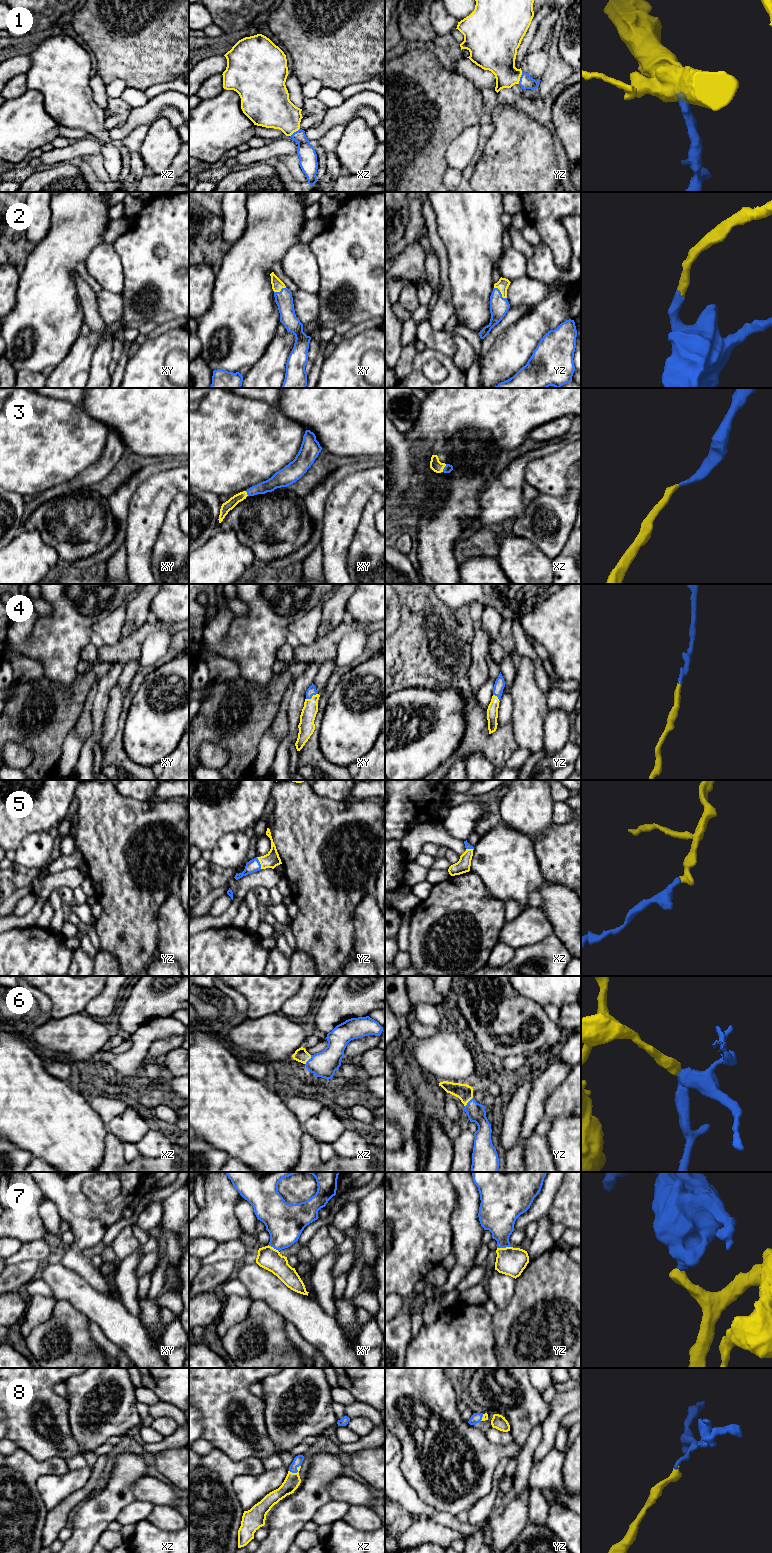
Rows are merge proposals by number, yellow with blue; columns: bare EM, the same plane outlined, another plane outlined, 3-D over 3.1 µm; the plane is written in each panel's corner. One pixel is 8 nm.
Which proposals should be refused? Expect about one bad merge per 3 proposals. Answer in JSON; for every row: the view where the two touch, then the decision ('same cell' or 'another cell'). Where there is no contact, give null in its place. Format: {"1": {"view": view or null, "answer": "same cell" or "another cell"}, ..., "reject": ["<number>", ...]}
{"1": {"view": "yz", "answer": "same cell"}, "2": {"view": "yz", "answer": "same cell"}, "3": {"view": "xz", "answer": "same cell"}, "4": {"view": "xy", "answer": "same cell"}, "5": {"view": "yz", "answer": "same cell"}, "6": {"view": "yz", "answer": "same cell"}, "7": {"view": "yz", "answer": "same cell"}, "8": {"view": "xz", "answer": "same cell"}, "reject": []}

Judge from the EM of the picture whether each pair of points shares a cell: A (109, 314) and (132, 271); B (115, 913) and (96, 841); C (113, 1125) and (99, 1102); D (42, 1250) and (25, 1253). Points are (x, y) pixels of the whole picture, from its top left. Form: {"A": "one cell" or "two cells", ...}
{"A": "two cells", "B": "one cell", "C": "two cells", "D": "one cell"}

